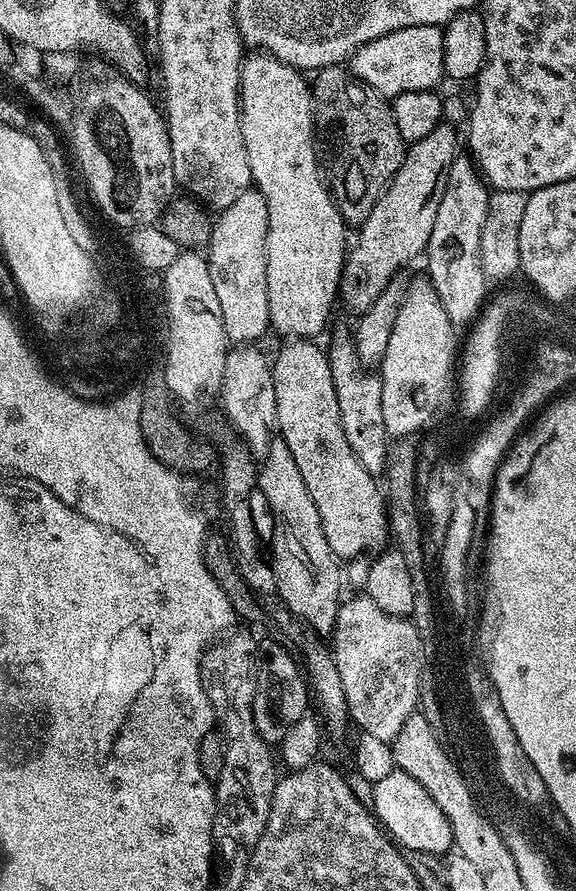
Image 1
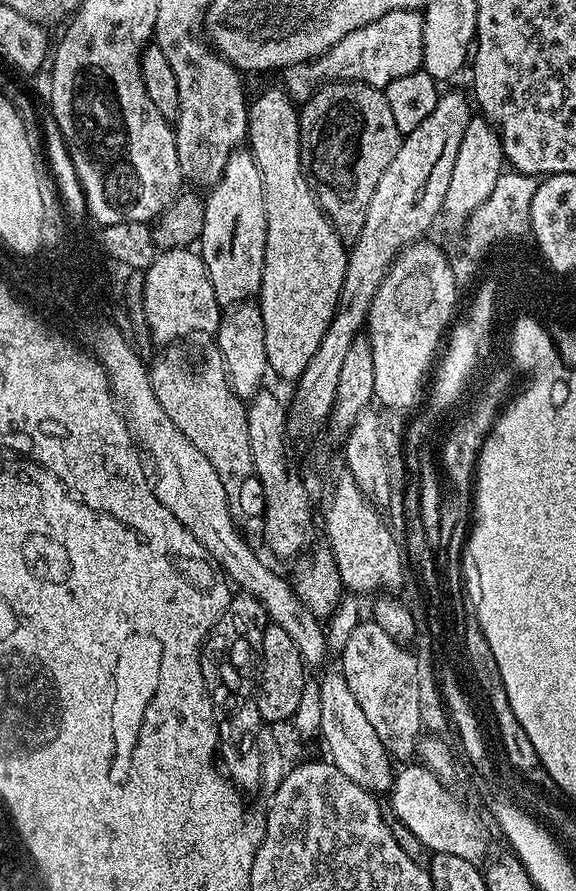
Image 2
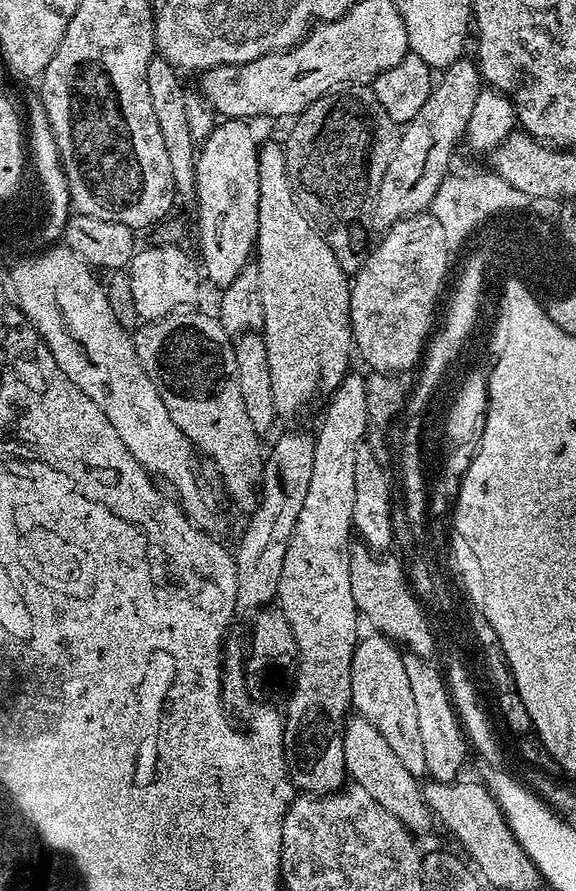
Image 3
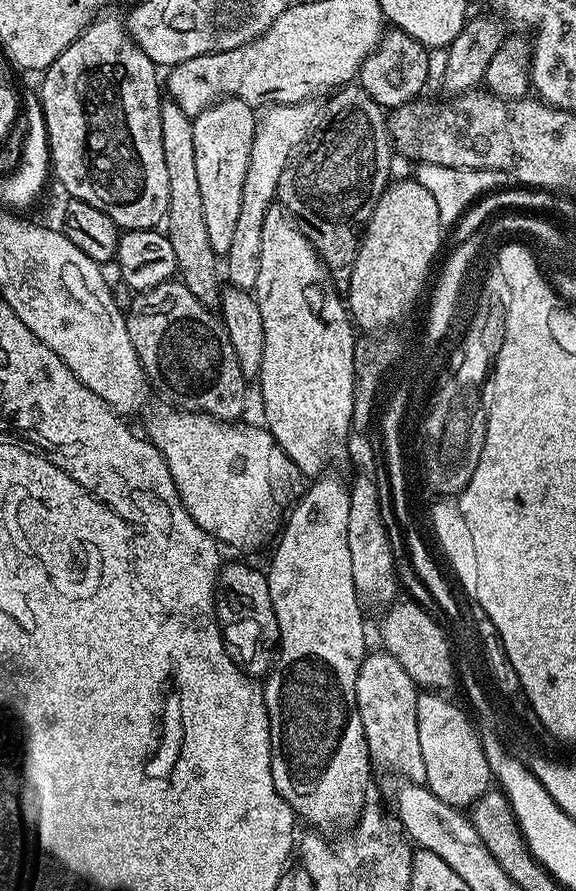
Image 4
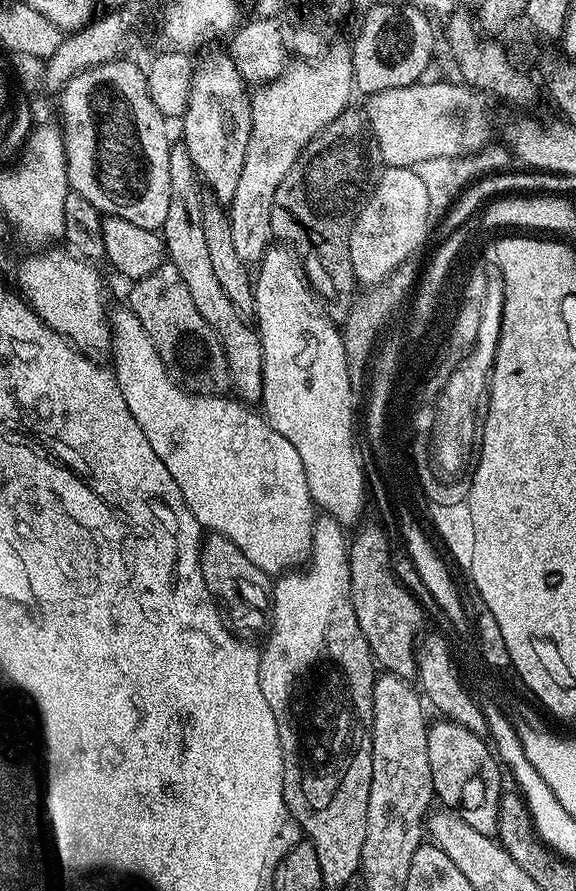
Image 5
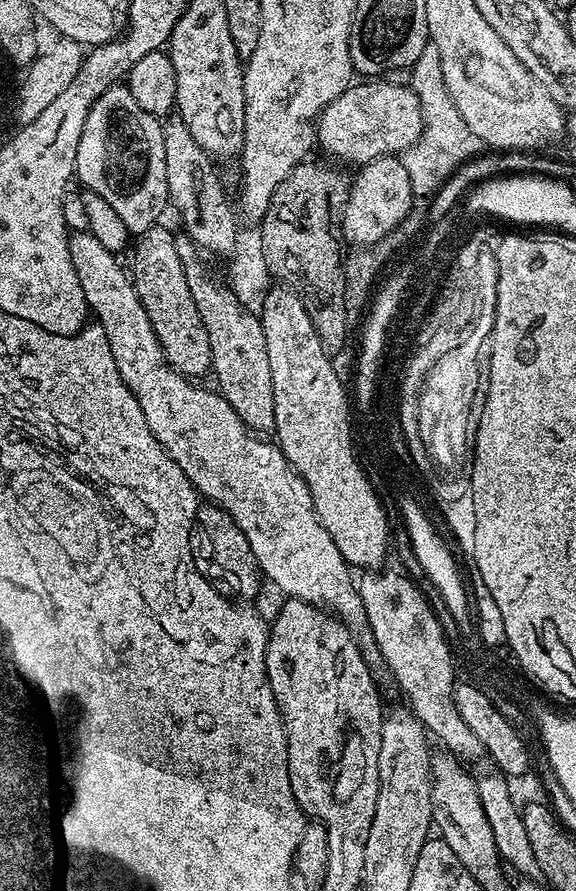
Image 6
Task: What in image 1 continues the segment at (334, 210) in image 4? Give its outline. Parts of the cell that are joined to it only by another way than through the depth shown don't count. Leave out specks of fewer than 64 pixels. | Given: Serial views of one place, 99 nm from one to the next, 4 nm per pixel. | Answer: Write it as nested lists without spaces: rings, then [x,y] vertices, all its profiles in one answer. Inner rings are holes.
[[[333,66],[319,69],[315,73],[316,81],[311,81],[312,89],[312,124],[316,128],[316,146],[323,171],[326,173],[328,191],[340,211],[345,225],[359,226],[370,218],[370,210],[378,202],[378,198],[388,183],[394,178],[398,166],[402,166],[406,145],[402,134],[398,134],[398,126],[394,123],[392,105],[378,90],[364,84],[357,76],[344,66]]]

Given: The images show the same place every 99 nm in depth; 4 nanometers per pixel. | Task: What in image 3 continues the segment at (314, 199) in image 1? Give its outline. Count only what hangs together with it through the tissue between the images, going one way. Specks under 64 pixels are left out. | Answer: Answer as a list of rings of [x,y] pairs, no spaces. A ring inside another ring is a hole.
[[[276,144],[259,145],[258,158],[258,234],[254,262],[260,275],[260,293],[264,307],[262,335],[266,342],[266,358],[270,358],[270,382],[274,389],[277,417],[292,416],[304,408],[319,392],[331,394],[350,371],[348,355],[353,355],[350,310],[350,278],[338,266],[334,250],[324,241],[316,225],[304,215],[292,184],[288,181],[285,149]]]

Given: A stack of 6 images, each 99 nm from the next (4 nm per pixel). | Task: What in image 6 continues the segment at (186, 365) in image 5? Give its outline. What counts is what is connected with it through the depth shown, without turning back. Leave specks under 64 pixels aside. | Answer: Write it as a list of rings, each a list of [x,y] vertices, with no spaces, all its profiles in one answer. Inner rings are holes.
[[[157,226],[139,233],[137,240],[140,241],[136,244],[136,261],[130,264],[130,268],[134,273],[136,293],[162,346],[164,359],[185,378],[207,373],[212,366],[210,338],[202,314],[198,314],[198,306],[190,294],[190,286],[186,286],[186,273],[178,259],[174,232]]]

